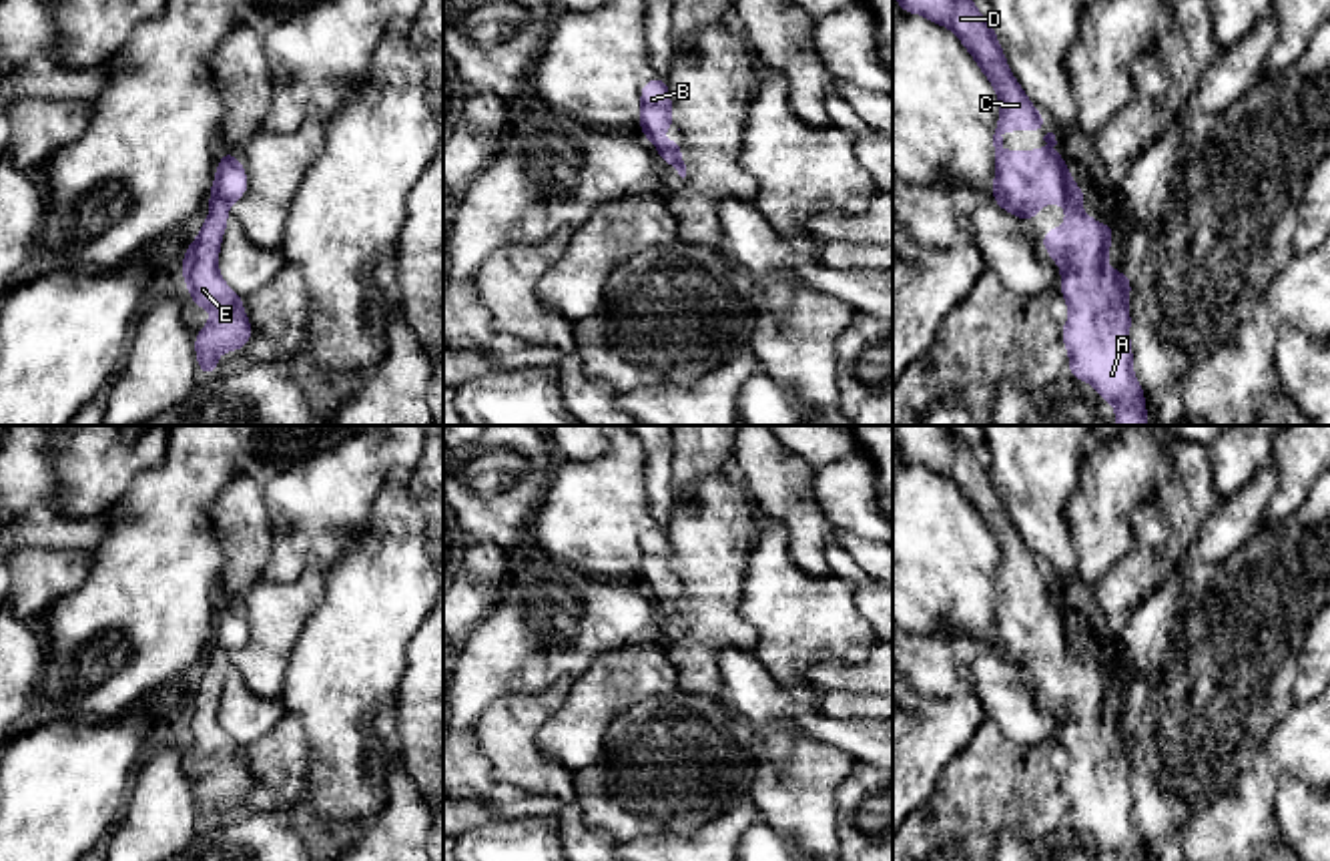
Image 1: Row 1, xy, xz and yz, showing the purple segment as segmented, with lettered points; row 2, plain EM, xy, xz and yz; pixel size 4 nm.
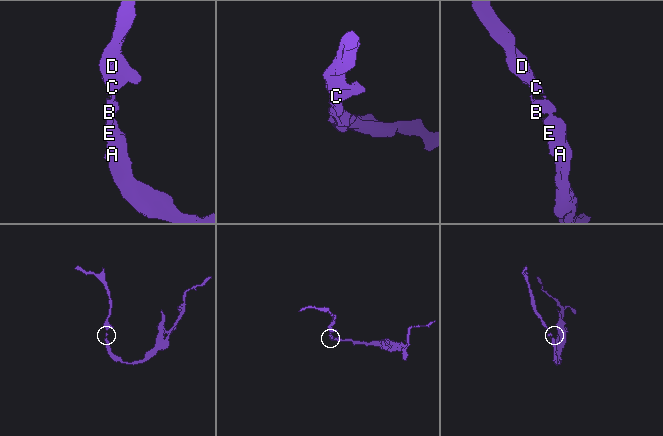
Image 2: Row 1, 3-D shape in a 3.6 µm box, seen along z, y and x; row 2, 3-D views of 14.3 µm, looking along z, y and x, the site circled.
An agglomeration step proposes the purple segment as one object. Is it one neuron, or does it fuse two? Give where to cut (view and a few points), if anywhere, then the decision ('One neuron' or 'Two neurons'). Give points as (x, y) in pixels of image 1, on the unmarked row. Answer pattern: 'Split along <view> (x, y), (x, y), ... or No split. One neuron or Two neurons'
No split. One neuron

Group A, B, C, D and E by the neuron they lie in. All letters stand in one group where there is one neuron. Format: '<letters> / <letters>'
A B C D E

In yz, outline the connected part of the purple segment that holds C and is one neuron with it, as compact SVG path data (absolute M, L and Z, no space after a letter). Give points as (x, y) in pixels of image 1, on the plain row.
M893 425L893 444L901 462L951 478L995 536L1001 560L993 584L993 652L1029 676L1045 652L1065 656L1065 674L1045 680L1039 690L1063 721L1059 743L1069 757L1069 769L1061 777L1061 791L1069 801L1067 821L1091 833L1115 861L1147 861L1131 815L1131 727L1105 714L1113 672L1101 674L1079 658L1091 644L1071 630L1063 604L1053 602L1053 582L1043 586L1045 600L1003 602L1003 580L1041 580L1045 566L1011 524L991 470L945 425Z

